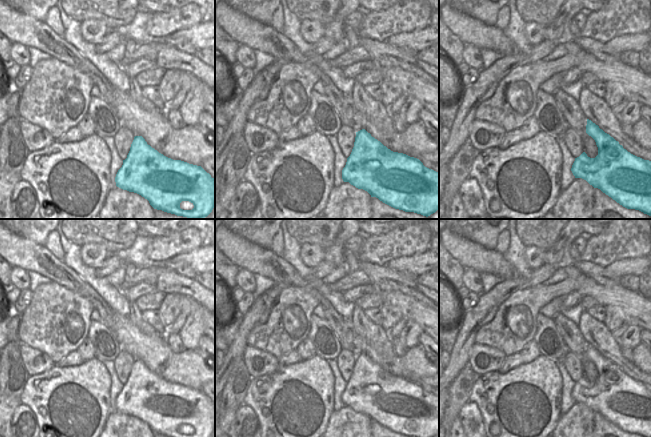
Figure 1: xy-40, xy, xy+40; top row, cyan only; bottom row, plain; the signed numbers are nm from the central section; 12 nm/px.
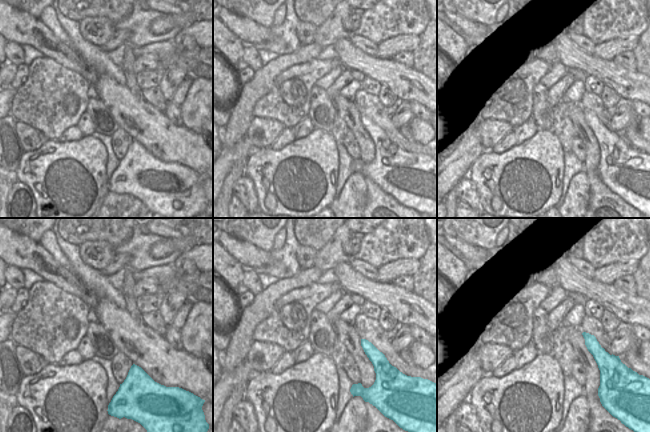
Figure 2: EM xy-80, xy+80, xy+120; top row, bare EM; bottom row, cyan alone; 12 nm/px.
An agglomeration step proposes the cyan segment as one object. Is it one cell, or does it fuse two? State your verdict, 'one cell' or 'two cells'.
one cell

